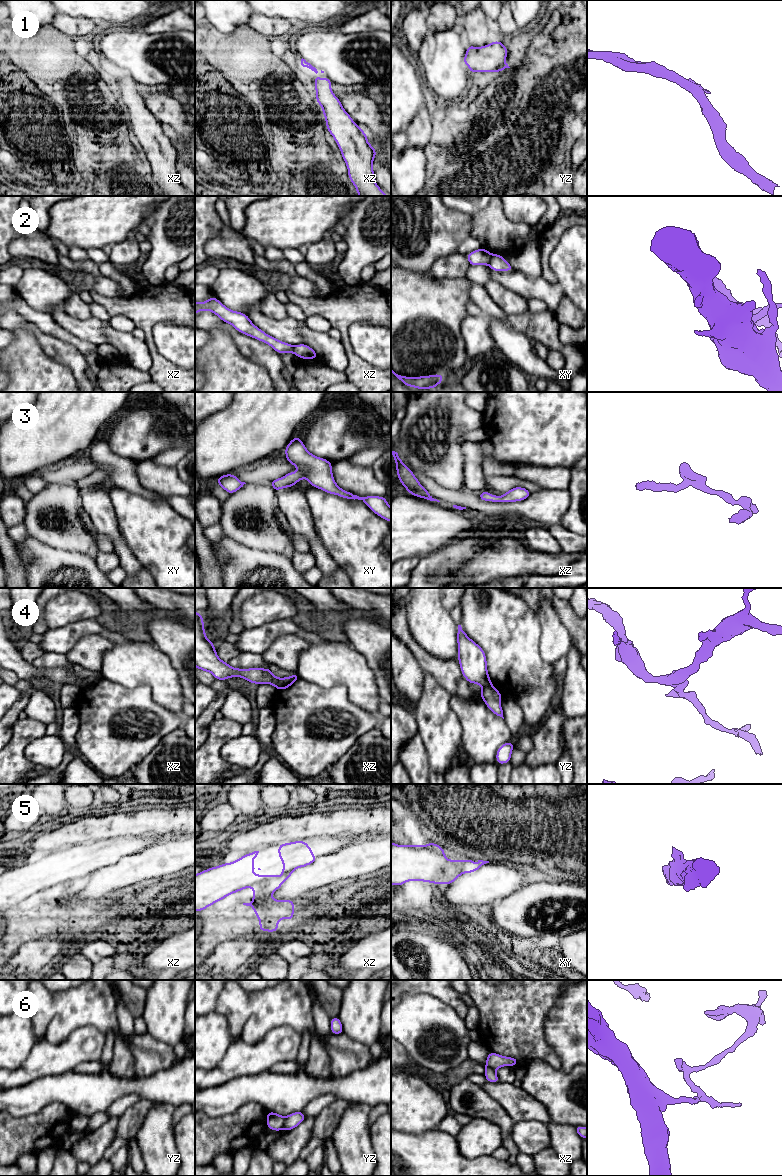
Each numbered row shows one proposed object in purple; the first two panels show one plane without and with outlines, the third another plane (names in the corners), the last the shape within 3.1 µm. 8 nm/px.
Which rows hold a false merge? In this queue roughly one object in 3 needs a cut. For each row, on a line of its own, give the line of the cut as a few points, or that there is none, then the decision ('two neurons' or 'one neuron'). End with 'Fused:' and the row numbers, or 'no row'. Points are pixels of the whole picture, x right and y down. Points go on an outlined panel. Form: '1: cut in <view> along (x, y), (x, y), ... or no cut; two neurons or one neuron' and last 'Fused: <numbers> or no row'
1: no cut; one neuron
2: cut in xy along (492, 255), (488, 264); two neurons
3: no cut; one neuron
4: cut in xz along (280, 678), (275, 686); two neurons
5: no cut; one neuron
6: cut in yz along (285, 1117), (282, 1128); two neurons
Fused: 2, 4, 6

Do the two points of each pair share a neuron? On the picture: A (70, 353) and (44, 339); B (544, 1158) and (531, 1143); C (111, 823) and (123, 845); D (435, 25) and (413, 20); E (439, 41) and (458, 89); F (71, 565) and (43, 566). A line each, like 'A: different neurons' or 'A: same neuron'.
A: same neuron
B: different neurons
C: different neurons
D: different neurons
E: same neuron
F: same neuron

